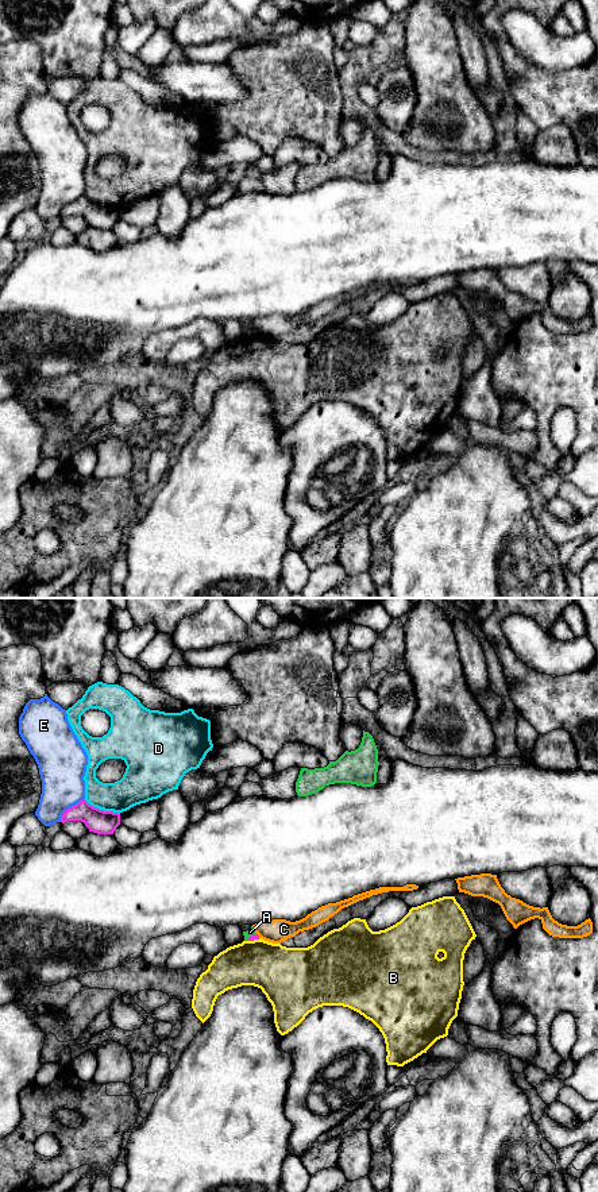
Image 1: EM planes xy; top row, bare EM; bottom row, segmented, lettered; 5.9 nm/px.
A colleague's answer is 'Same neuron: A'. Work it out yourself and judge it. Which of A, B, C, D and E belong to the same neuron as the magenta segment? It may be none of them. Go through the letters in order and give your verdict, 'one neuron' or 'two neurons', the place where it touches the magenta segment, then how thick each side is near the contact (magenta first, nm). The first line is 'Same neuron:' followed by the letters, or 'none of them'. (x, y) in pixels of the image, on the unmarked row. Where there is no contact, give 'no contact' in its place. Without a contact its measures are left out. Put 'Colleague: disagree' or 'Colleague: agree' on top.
Colleague: disagree
Same neuron: none of them
A: two neurons; meets magenta in xy at (250, 331); 40 nm thick on the magenta side, 40 nm on the other
B: two neurons; meets magenta in xy at (253, 335); 40 nm thick on the magenta side, 300 nm on the other
C: two neurons; meets magenta in xy at (258, 331); 40 nm thick on the magenta side, 140 nm on the other
D: two neurons; meets magenta in xy at (101, 205); 140 nm thick on the magenta side, 200 nm on the other
E: two neurons; meets magenta in xy at (70, 203); 140 nm thick on the magenta side, 280 nm on the other

